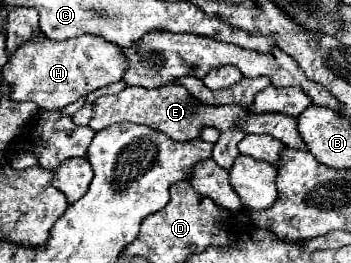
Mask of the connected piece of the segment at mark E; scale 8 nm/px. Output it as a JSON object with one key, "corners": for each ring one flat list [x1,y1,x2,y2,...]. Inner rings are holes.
{"corners":[[165,84,165,86,155,88,155,90,147,90,141,86,127,86,125,90,121,90,115,96,97,98,89,126,95,132,99,132,101,128,107,128,115,122,147,124,147,126,157,128,163,134,167,134,169,138,179,140,179,142,197,138,201,126,213,126,217,130,227,130,227,128,239,126,247,134,269,134,269,136,281,140,283,144,287,144,287,148,307,150,307,144,303,142,303,138,299,136,299,130,297,130,297,118,283,116,283,114,255,116,253,112,247,112,245,108,239,108,239,106,205,106,205,104,199,104,193,96,189,96,189,92,179,84]]}

